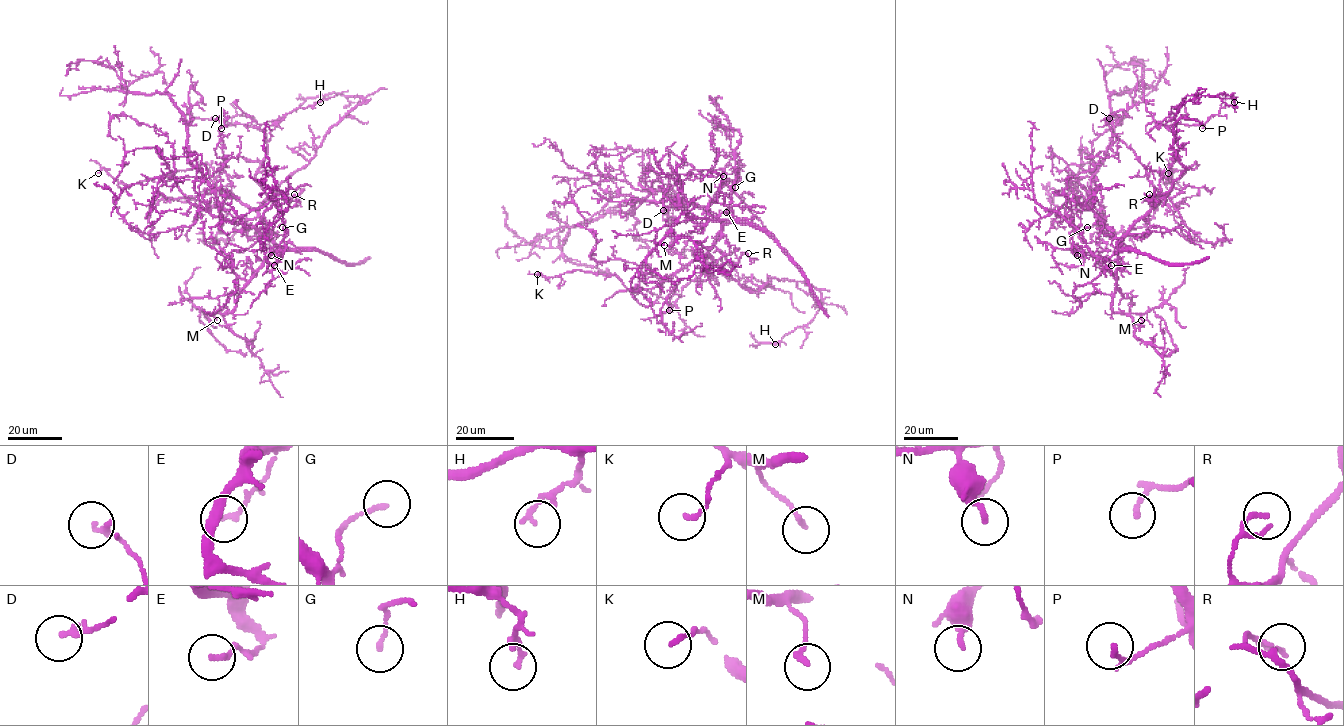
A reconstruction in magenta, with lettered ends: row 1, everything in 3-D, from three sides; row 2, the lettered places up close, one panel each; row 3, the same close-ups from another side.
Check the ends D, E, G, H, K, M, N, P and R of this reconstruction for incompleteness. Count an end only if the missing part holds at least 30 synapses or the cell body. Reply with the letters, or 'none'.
none

